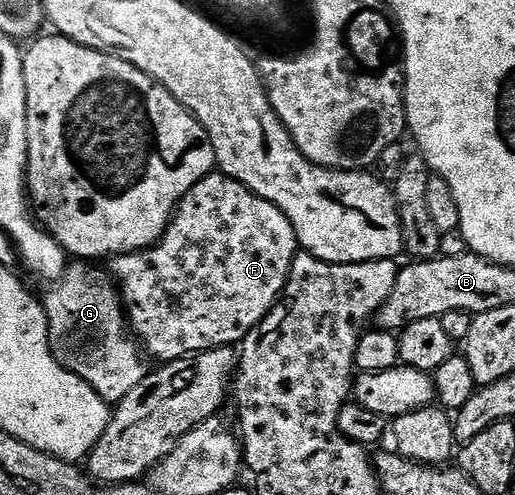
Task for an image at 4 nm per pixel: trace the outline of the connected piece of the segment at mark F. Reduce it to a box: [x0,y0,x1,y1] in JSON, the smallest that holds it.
[108,171,299,363]

